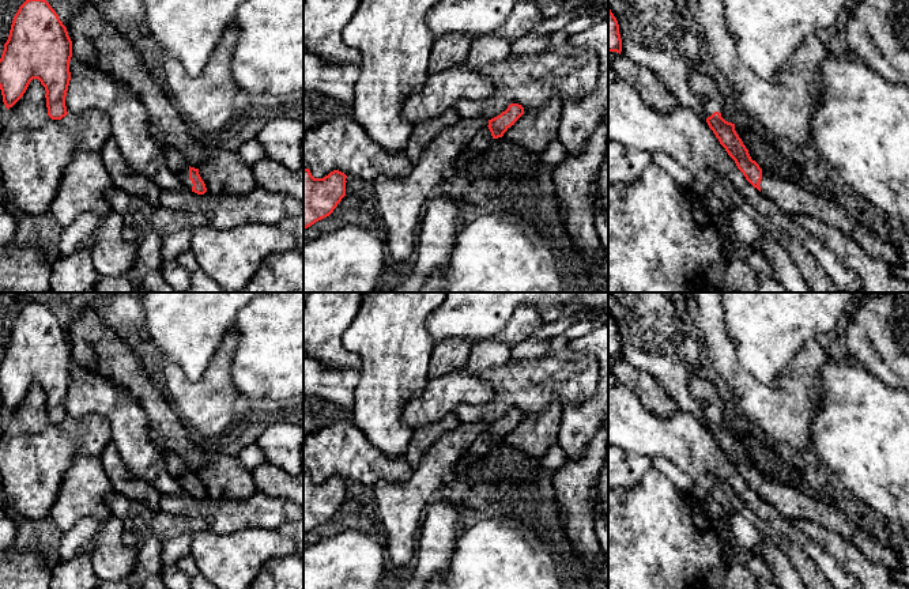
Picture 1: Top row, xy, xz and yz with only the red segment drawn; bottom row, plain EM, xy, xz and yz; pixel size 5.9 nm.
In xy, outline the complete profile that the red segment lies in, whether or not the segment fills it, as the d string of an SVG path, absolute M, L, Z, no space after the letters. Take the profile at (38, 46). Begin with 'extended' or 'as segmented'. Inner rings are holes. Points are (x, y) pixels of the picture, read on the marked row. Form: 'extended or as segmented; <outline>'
as segmented; M26 0L14 16L0 58L0 90L7 110L23 97L30 82L38 79L46 91L48 116L52 120L65 117L68 114L65 97L71 80L71 57L72 41L56 11L46 0Z

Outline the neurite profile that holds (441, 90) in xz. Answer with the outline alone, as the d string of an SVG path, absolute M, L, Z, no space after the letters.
M467 61L429 73L422 88L412 92L401 109L401 117L412 127L406 148L412 166L444 128L460 120L454 109L460 99L482 101L491 94L491 78L472 71Z

